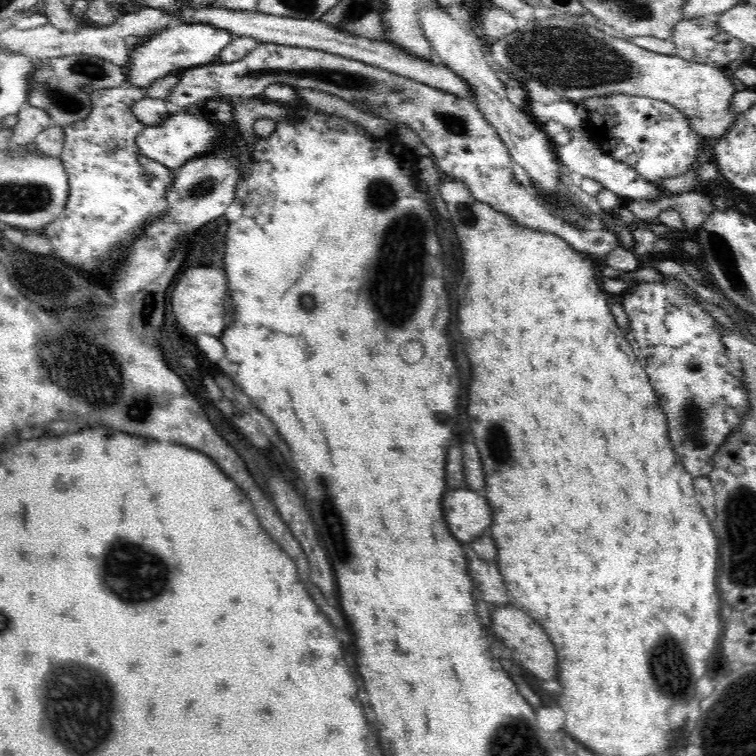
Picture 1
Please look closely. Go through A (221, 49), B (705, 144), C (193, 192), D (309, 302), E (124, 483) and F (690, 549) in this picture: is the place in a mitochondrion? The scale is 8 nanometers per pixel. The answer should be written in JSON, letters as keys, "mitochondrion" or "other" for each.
{"A":"other","B":"other","C":"mitochondrion","D":"mitochondrion","E":"other","F":"other"}

